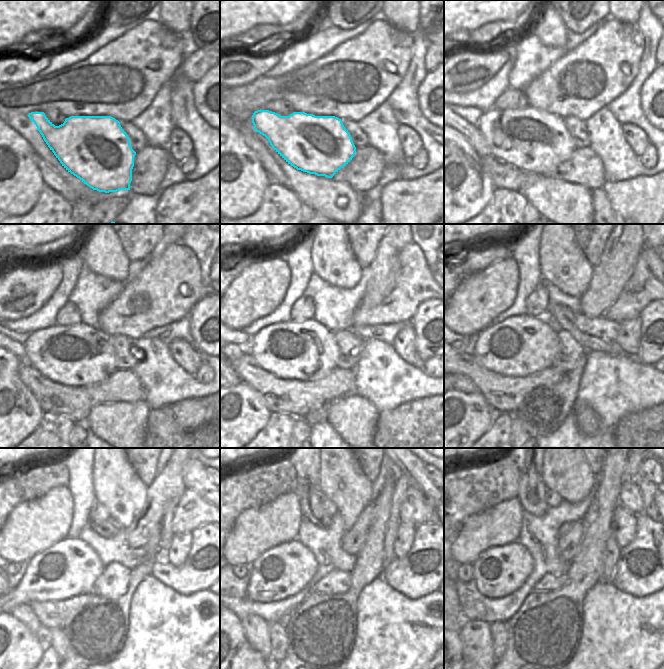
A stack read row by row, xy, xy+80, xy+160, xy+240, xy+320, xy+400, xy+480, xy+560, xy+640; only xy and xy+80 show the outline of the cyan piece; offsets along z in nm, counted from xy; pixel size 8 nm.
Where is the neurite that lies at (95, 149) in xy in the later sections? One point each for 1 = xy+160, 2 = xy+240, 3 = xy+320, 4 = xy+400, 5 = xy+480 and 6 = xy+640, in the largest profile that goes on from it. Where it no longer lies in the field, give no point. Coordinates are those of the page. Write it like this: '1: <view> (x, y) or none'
1: xy+160 (533, 140)
2: xy+240 (80, 355)
3: xy+320 (307, 350)
4: xy+400 (521, 345)
5: xy+480 (70, 567)
6: xy+640 (499, 571)

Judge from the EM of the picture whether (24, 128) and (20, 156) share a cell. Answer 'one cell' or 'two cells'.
two cells

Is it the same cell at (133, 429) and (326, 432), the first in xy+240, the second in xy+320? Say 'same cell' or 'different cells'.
different cells

